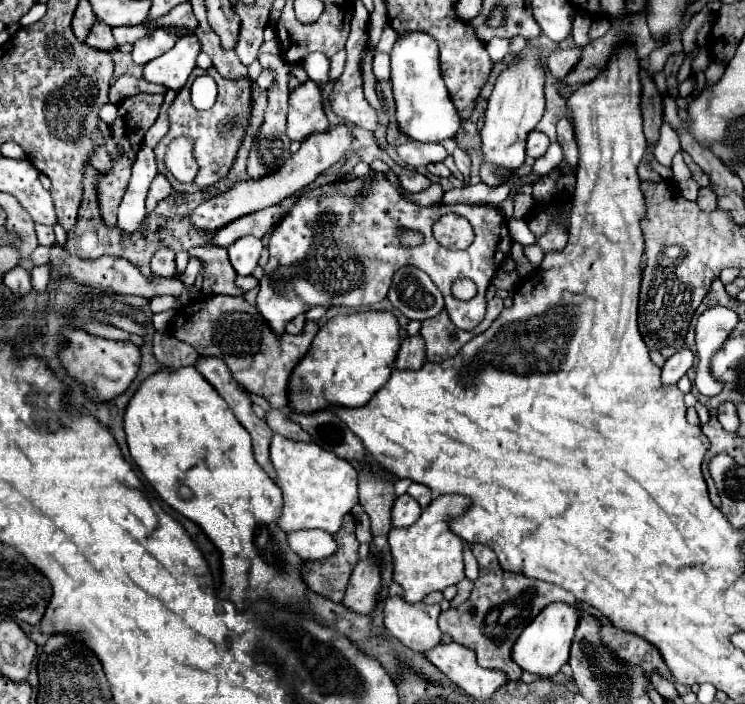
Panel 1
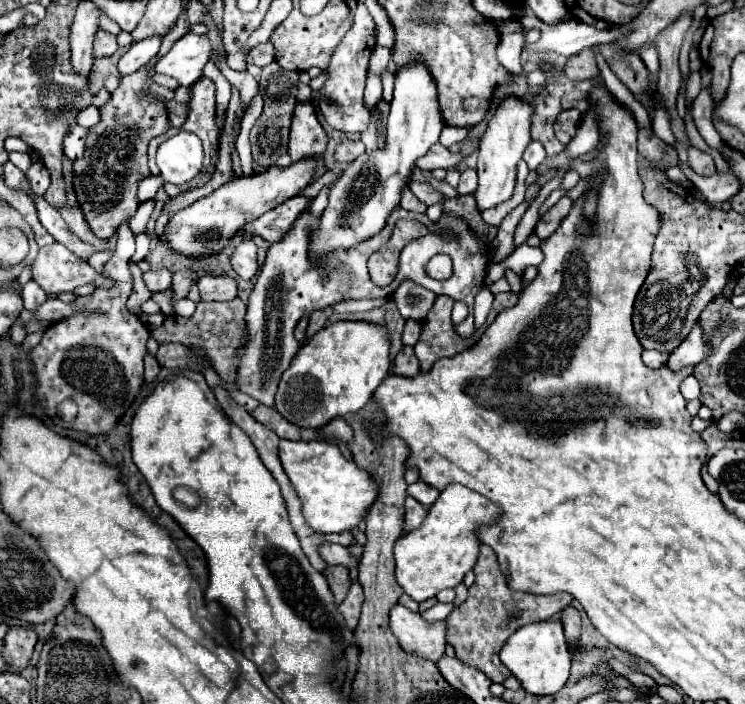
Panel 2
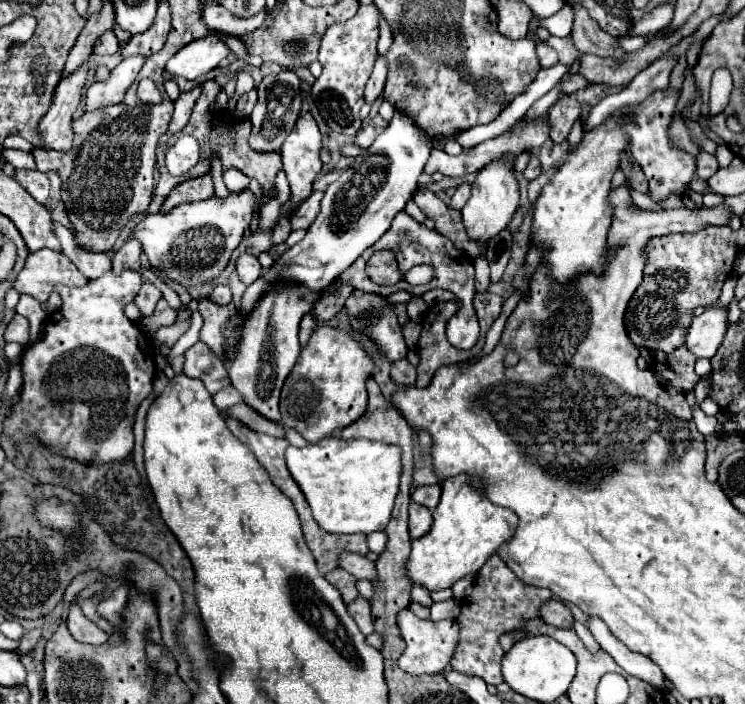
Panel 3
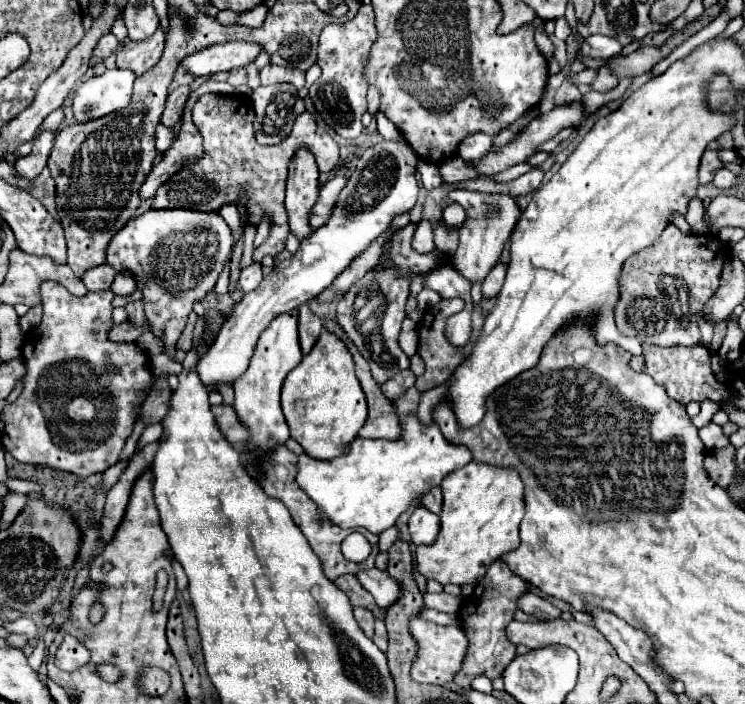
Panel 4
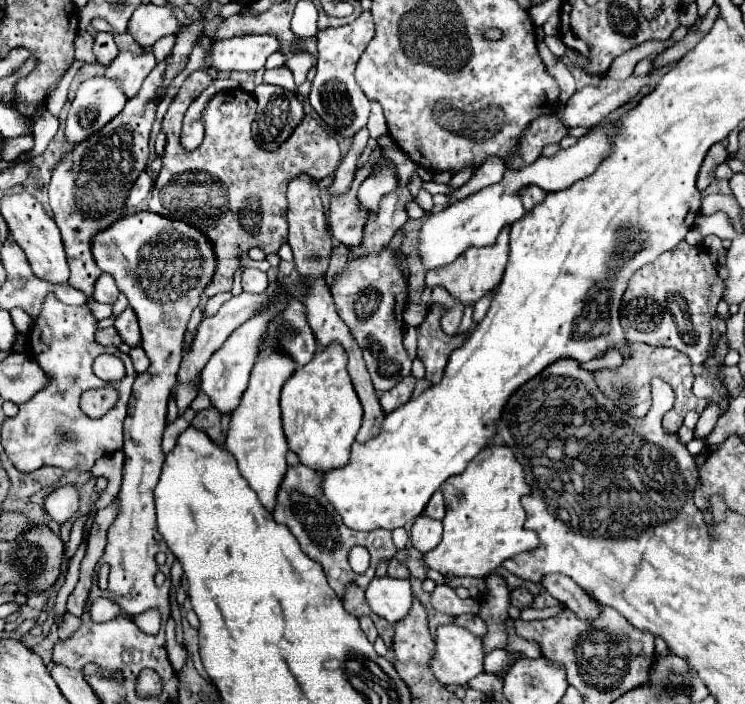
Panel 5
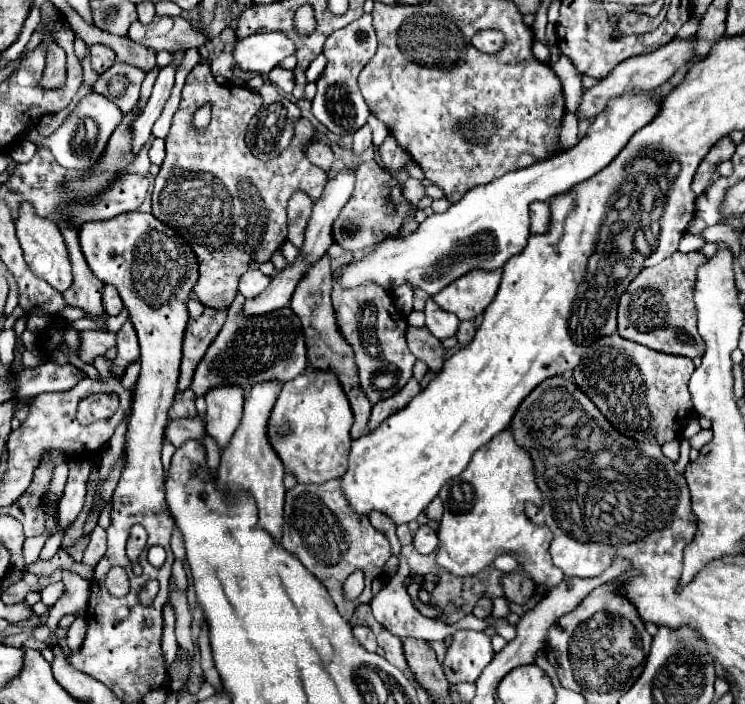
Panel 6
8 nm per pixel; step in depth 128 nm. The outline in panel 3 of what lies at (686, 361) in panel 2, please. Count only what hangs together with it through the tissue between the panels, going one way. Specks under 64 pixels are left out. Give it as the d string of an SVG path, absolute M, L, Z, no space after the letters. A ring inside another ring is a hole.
M706 306L704 314L692 320L688 328L688 336L686 336L686 348L696 358L712 358L716 354L728 324L726 310L728 308Z

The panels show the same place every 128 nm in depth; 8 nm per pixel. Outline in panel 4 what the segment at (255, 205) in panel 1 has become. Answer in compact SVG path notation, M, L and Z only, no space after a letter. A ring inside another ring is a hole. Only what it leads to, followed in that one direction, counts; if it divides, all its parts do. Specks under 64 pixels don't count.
M186 208L148 210L130 220L108 244L106 262L114 270L134 272L146 304L146 322L166 344L170 358L174 358L174 344L186 326L192 304L214 288L232 244L232 230L220 212L194 212Z

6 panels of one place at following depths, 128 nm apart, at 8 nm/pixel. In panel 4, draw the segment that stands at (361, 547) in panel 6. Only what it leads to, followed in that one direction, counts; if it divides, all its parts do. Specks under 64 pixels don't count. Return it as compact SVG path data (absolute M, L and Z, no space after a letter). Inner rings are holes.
M286 444L274 446L274 448L270 448L268 452L264 452L262 456L252 458L250 462L252 462L252 468L254 468L254 472L256 472L256 478L258 478L260 486L264 488L264 492L270 494L270 496L274 496L274 498L278 498L278 500L282 500L282 502L288 506L294 522L296 522L296 524L300 526L300 530L304 532L310 548L312 548L314 554L320 558L322 570L324 570L326 578L334 580L334 578L338 578L338 576L342 576L342 574L356 574L358 570L364 570L364 568L372 568L372 566L374 566L374 558L376 558L376 554L378 554L378 536L372 534L372 532L364 532L364 530L362 530L362 534L364 534L364 536L368 538L368 542L372 544L372 552L370 552L368 560L364 560L362 564L354 564L354 562L346 560L344 554L342 554L342 550L340 550L340 544L342 544L342 540L350 534L350 530L342 530L342 528L338 528L336 524L332 524L328 518L324 518L322 512L316 508L316 504L308 498L308 494L296 484L296 462L298 462L298 456L296 456L292 450L288 450Z

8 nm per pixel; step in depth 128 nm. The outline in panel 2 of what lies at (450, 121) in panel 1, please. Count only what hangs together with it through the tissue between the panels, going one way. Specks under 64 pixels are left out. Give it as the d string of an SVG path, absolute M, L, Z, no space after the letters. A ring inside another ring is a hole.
M408 62L400 66L396 70L390 114L386 118L386 146L350 162L332 186L330 202L322 212L320 232L314 232L312 236L312 258L340 246L350 248L356 242L378 234L384 228L388 214L400 204L400 190L408 184L416 160L438 142L442 130L444 118L430 68L424 62Z

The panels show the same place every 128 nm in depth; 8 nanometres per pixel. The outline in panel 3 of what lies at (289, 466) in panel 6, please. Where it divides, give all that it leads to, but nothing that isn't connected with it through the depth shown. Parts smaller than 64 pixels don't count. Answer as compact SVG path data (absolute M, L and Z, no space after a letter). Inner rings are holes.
M318 326L284 382L280 396L282 424L296 428L310 444L326 438L336 428L352 424L366 410L366 380L372 372L374 360L350 332Z

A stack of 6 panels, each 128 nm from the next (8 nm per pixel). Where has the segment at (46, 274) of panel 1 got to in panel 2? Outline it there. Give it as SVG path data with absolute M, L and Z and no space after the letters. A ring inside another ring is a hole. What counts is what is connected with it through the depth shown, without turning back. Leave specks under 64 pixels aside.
M30 280L30 282L24 284L24 288L22 288L22 300L24 300L24 308L26 310L36 310L42 302L46 302L46 298L48 298L48 294L34 280Z

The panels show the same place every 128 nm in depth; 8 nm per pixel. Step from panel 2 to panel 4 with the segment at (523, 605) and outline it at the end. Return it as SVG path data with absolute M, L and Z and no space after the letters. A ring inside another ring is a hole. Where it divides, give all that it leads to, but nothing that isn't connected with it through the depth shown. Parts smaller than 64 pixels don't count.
M496 560L488 566L486 576L474 588L476 606L464 606L460 614L462 628L468 636L468 650L460 672L454 676L454 682L458 686L470 688L470 682L482 674L488 676L490 680L500 678L508 662L516 657L516 646L508 640L504 628L514 620L514 614L518 610L518 598L526 592L528 592L528 584L522 578L518 578L508 568L508 564L504 564L502 560Z

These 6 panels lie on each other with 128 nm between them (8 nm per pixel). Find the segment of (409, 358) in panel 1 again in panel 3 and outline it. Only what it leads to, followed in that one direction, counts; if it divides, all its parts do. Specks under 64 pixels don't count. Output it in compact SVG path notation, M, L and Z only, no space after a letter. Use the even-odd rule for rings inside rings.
M404 358L404 360L396 360L392 364L392 372L390 372L392 380L396 384L402 384L402 386L412 386L416 382L416 368Z

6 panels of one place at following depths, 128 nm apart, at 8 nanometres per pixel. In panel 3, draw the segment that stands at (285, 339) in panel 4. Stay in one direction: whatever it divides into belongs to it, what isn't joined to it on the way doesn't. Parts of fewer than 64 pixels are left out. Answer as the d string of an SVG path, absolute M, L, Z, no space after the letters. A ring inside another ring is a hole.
M284 288L284 292L270 292L264 296L264 300L260 300L260 304L256 304L256 308L252 308L248 320L244 322L236 356L228 364L228 374L232 386L244 396L244 402L270 420L280 420L280 388L302 350L298 342L298 324L304 314L312 312L314 302L322 294L324 292L316 292L316 296L308 296L304 288Z

